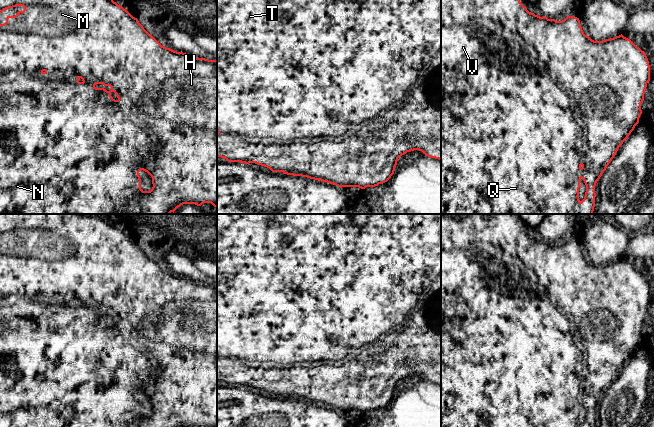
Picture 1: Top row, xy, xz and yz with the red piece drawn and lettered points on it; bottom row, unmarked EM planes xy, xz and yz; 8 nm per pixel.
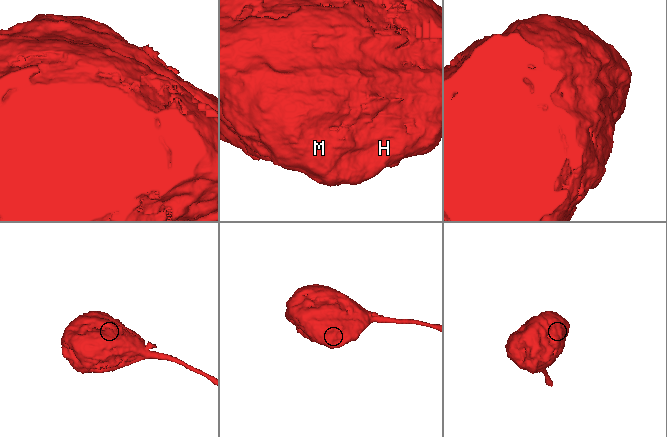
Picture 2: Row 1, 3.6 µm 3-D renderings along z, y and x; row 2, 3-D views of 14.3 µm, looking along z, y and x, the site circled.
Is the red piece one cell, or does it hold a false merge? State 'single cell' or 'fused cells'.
fused cells

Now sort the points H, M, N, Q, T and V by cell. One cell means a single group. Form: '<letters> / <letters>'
H M / N Q T V

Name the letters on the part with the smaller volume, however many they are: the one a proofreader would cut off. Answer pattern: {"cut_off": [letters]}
{"cut_off": ["H", "M"]}

